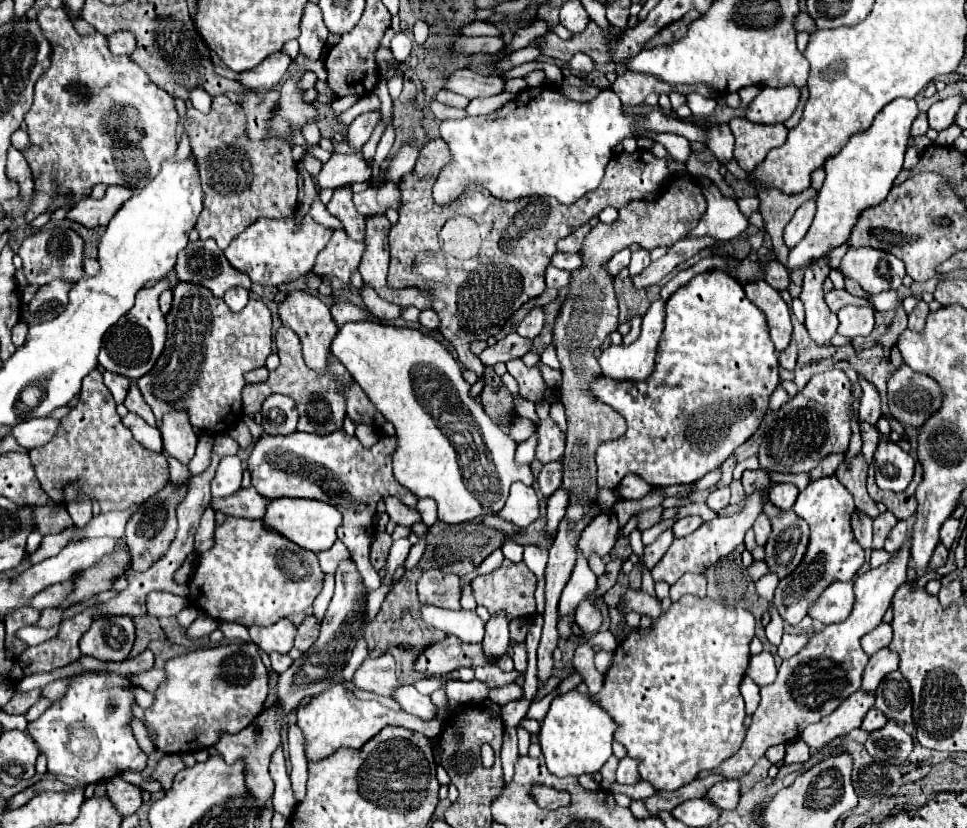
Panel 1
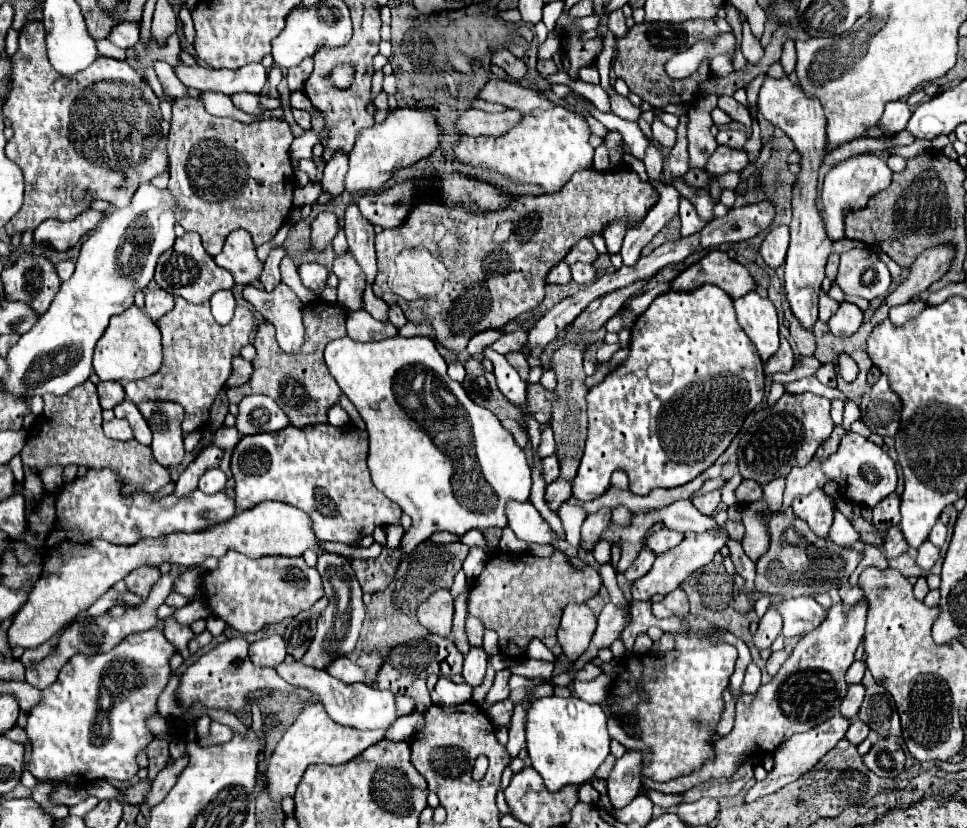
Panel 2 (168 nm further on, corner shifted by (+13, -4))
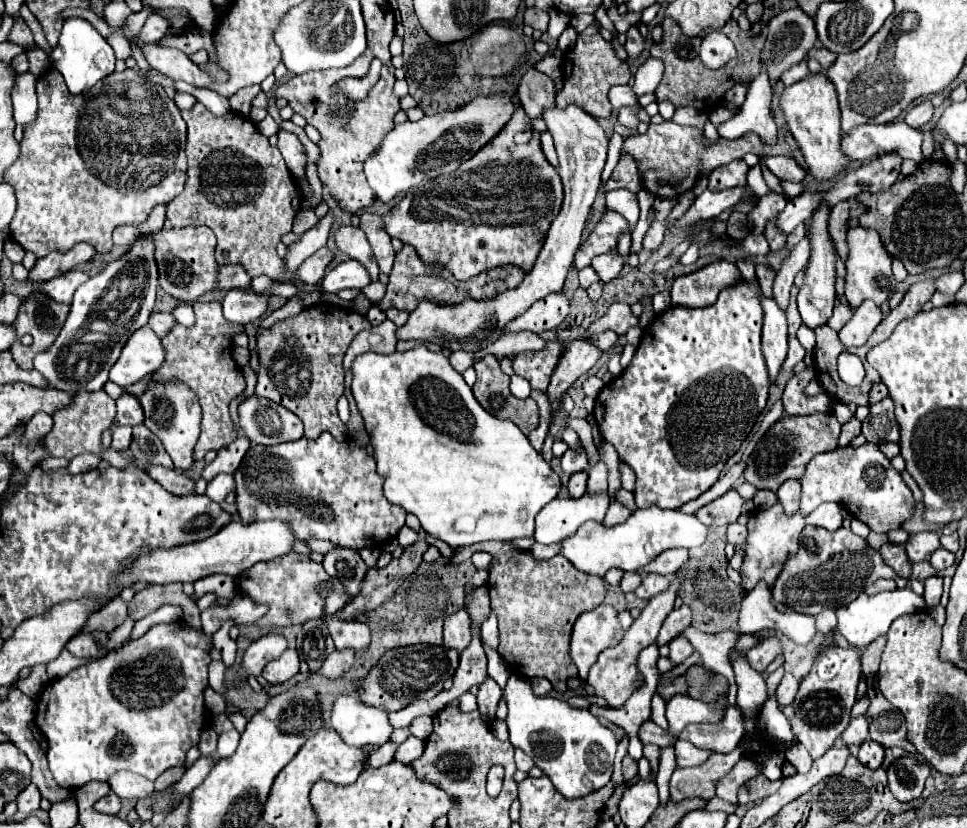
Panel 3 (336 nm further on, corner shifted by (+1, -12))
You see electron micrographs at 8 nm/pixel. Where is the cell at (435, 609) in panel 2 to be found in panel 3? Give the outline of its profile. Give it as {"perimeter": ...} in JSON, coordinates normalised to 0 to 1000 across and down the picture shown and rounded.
{"perimeter":[[[477,734],[471,742],[460,744],[460,756],[458,756],[458,778],[462,783],[471,783],[477,787],[481,778],[487,775],[487,749],[481,734]]]}

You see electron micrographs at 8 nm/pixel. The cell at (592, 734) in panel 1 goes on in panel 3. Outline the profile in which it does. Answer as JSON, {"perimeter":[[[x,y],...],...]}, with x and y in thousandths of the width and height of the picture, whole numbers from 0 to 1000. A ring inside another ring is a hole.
{"perimeter":[[[535,814],[526,816],[522,845],[526,853],[526,896],[547,911],[553,925],[570,940],[572,949],[584,964],[603,964],[632,942],[638,889],[609,857],[590,855],[586,848],[572,841],[553,841],[549,833],[549,821]],[[603,937],[609,940],[609,949],[603,947]]]}

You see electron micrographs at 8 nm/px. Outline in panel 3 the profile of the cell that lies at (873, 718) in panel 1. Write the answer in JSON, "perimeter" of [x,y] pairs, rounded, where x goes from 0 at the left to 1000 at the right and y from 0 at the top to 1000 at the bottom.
{"perimeter":[[[895,894],[890,901],[888,901],[888,911],[886,915],[899,925],[899,928],[909,928],[911,920],[913,920],[913,903],[911,899],[903,896],[903,894]]]}

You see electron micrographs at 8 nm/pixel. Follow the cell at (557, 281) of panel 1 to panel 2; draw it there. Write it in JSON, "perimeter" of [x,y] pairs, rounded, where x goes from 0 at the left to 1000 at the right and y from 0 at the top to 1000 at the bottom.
{"perimeter":[[[578,316],[566,333],[568,343],[588,343],[590,341],[590,329],[588,329],[588,319]]]}

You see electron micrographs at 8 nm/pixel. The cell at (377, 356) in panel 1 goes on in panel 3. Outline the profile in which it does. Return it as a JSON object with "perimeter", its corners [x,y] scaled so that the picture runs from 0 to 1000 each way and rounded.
{"perimeter":[[[433,415],[421,425],[406,425],[406,428],[390,428],[390,425],[377,425],[367,430],[365,442],[365,459],[363,459],[363,473],[365,481],[369,486],[369,493],[375,502],[377,510],[377,519],[384,529],[384,539],[388,546],[388,556],[390,556],[390,572],[398,577],[396,592],[398,592],[398,601],[404,609],[411,609],[415,614],[419,614],[421,618],[429,621],[435,630],[435,640],[452,652],[462,655],[466,662],[479,662],[483,657],[491,657],[491,655],[499,655],[499,652],[533,652],[533,650],[543,650],[543,647],[551,647],[551,638],[553,638],[553,623],[557,621],[557,616],[576,599],[578,594],[578,575],[570,568],[570,563],[562,556],[562,551],[547,536],[545,527],[528,510],[528,507],[516,507],[512,502],[508,502],[489,478],[487,469],[481,464],[479,454],[475,449],[471,449],[462,435],[462,430],[458,425],[448,425],[444,423],[440,415]]]}

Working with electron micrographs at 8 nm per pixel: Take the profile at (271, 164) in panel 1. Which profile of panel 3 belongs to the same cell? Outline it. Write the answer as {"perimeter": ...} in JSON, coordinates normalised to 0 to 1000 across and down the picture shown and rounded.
{"perimeter":[[[204,123],[198,133],[189,133],[187,138],[193,147],[193,220],[191,229],[173,246],[173,263],[181,275],[216,273],[224,285],[224,319],[253,319],[262,336],[276,331],[286,338],[293,336],[295,343],[303,343],[303,333],[286,309],[286,295],[291,295],[291,287],[301,280],[313,237],[289,179],[280,176],[276,164],[272,164],[257,143],[243,135],[224,143]]]}

